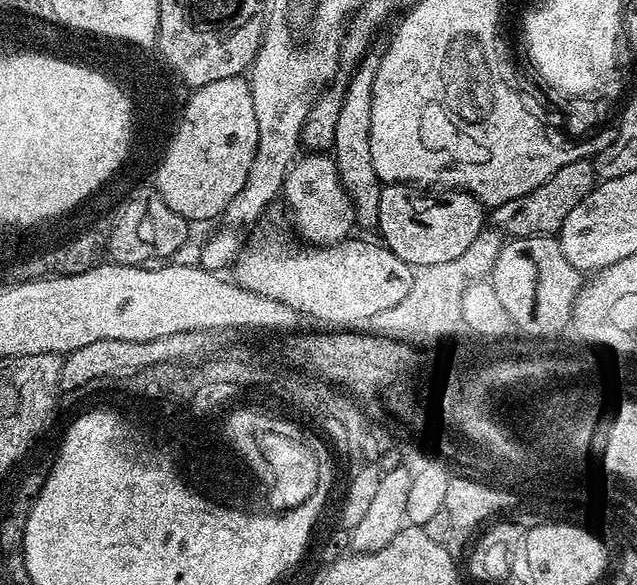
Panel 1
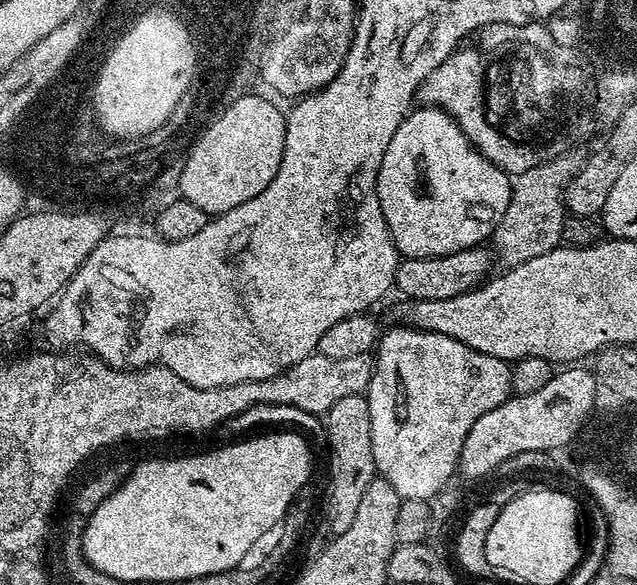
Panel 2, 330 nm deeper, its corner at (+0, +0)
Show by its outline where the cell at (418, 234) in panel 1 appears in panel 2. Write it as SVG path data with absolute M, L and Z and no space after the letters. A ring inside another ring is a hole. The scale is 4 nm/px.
M420 106L409 111L398 130L394 130L394 138L390 138L386 154L382 154L376 189L397 253L413 260L445 256L483 245L491 237L498 222L502 222L506 206L510 206L512 180L509 173L494 166L494 162L477 152L476 147L468 141L466 134L447 112L440 108Z

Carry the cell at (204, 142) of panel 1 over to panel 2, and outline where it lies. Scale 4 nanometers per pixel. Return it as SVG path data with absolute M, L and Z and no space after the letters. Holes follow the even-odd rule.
M259 94L255 100L240 99L239 106L234 106L230 110L230 114L225 114L222 122L214 125L214 131L209 133L209 136L204 141L201 141L200 148L196 148L192 152L192 161L186 165L185 193L188 196L192 196L194 203L201 205L198 210L202 210L209 218L220 216L223 212L234 210L234 206L242 206L242 202L250 202L250 198L258 198L258 194L262 194L262 190L266 190L266 186L270 186L270 182L274 182L274 174L278 174L278 166L282 162L282 154L284 153L284 136L288 129L288 122L282 108L280 112L279 106L271 104L267 99L272 101L264 94Z

